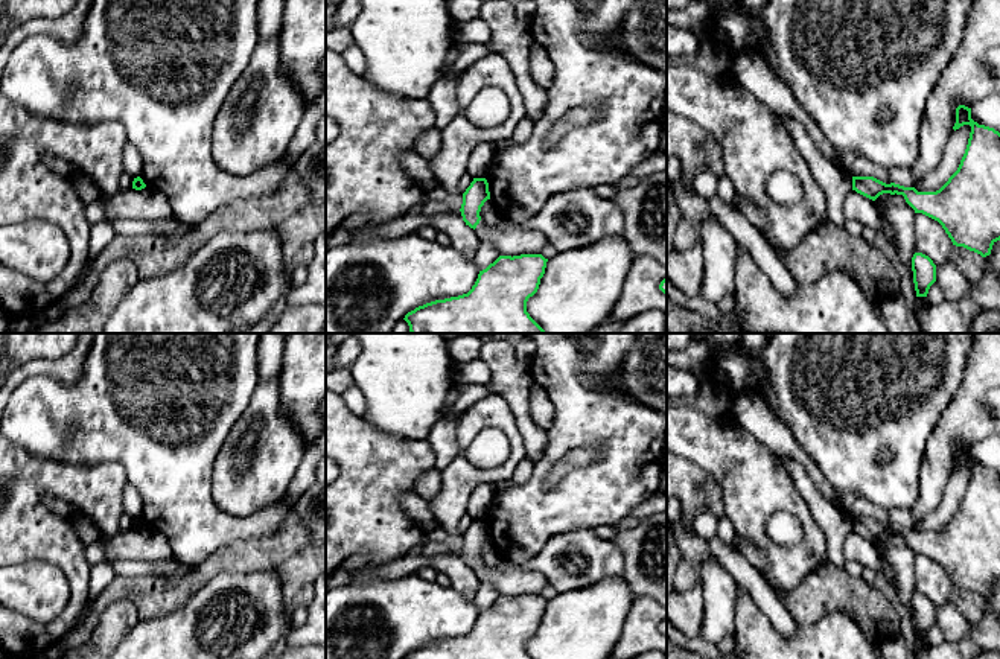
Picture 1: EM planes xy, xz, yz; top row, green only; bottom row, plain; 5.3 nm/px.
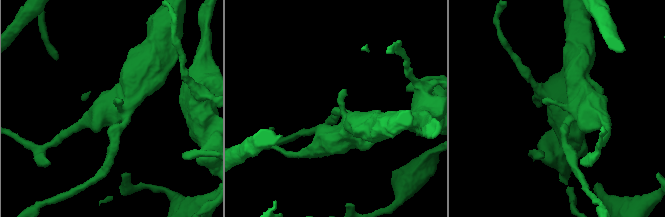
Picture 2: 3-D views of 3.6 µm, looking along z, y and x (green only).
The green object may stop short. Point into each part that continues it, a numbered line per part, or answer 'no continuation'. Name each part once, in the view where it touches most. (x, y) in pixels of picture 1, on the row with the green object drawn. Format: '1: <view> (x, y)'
no continuation

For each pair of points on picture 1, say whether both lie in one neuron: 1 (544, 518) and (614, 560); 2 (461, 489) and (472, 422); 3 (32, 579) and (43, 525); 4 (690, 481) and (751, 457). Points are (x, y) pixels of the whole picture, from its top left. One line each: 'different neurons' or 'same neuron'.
1: different neurons
2: same neuron
3: different neurons
4: different neurons

